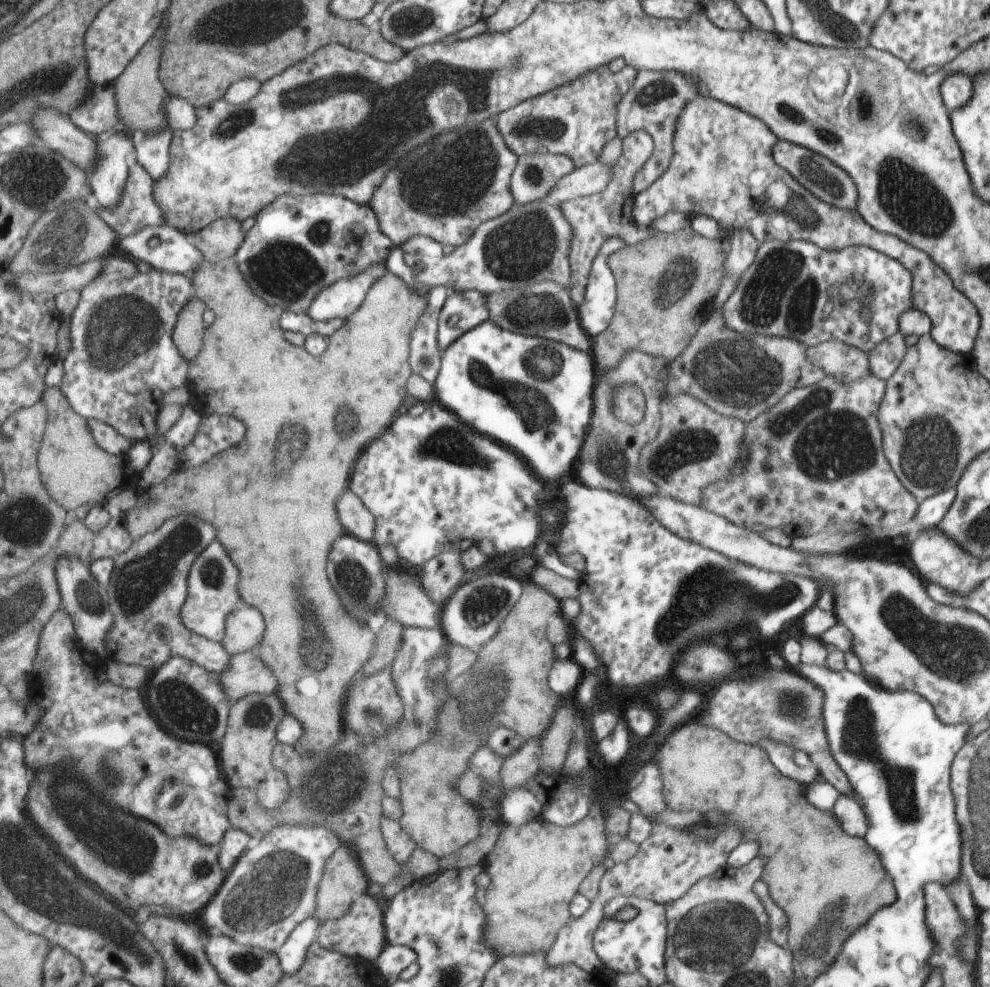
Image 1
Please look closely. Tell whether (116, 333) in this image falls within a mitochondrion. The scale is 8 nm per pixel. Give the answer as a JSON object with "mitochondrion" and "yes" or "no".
{"mitochondrion":"yes"}

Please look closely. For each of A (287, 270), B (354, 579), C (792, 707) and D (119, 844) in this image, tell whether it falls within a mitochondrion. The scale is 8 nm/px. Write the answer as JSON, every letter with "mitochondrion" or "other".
{"A":"mitochondrion","B":"mitochondrion","C":"mitochondrion","D":"mitochondrion"}

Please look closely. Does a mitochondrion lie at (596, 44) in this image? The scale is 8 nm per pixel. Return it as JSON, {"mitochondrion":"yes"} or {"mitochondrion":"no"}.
{"mitochondrion":"no"}

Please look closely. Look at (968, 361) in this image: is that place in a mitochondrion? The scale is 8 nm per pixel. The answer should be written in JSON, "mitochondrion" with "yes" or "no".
{"mitochondrion":"no"}

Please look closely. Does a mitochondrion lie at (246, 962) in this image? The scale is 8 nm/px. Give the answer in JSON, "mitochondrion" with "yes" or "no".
{"mitochondrion":"yes"}

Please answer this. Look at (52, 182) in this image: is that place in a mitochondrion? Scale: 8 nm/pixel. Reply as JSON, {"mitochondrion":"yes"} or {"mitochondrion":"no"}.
{"mitochondrion":"yes"}

